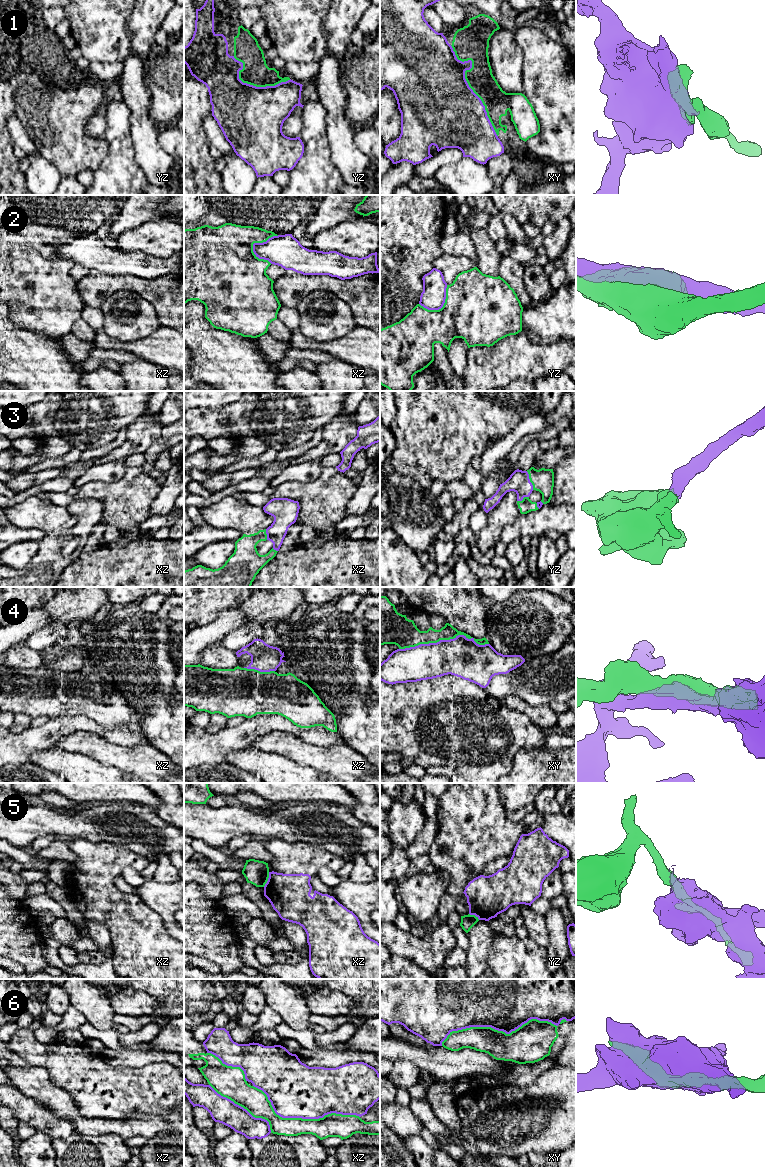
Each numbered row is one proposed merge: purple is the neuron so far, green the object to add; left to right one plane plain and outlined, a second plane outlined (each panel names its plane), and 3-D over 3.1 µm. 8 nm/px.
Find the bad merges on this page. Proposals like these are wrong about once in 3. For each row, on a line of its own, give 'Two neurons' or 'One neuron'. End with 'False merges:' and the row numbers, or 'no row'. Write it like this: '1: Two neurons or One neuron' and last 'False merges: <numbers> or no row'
1: Two neurons
2: Two neurons
3: One neuron
4: Two neurons
5: Two neurons
6: Two neurons
False merges: 1, 2, 4, 5, 6

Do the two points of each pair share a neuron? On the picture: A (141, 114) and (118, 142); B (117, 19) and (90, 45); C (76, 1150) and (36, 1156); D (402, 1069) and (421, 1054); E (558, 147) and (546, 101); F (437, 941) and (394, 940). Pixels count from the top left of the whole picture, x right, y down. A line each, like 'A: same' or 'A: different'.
A: different
B: same
C: different
D: different
E: same
F: same

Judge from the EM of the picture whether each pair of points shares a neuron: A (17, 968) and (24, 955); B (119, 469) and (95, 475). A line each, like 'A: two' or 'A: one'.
A: two
B: one

